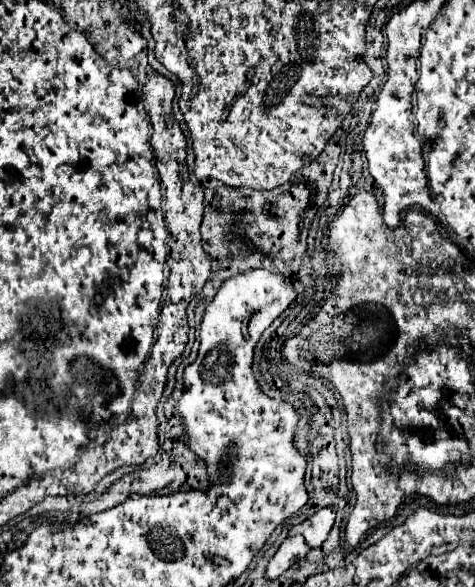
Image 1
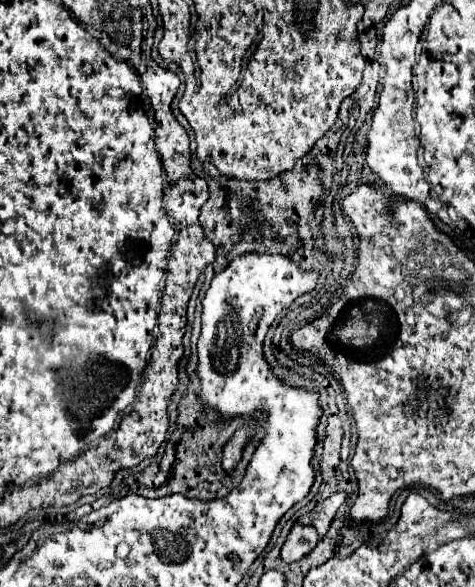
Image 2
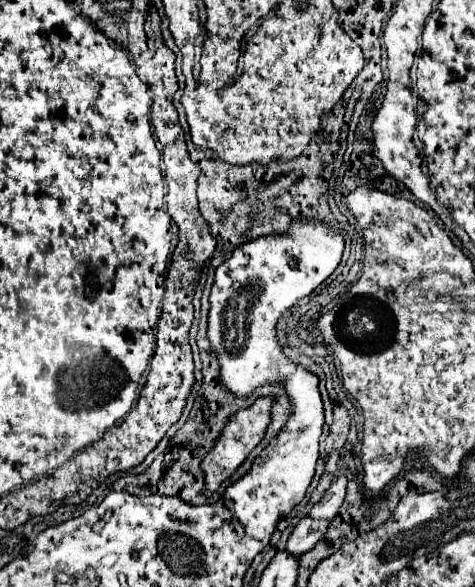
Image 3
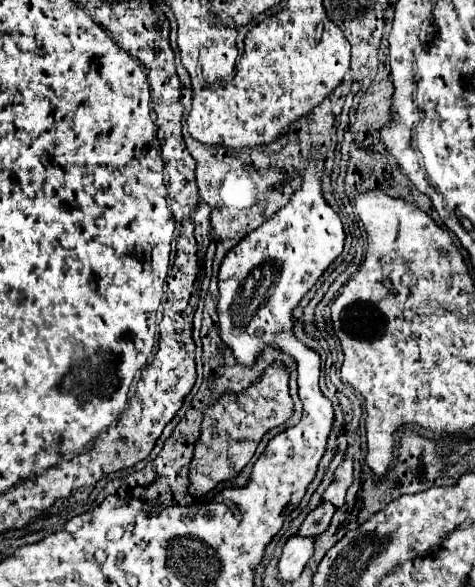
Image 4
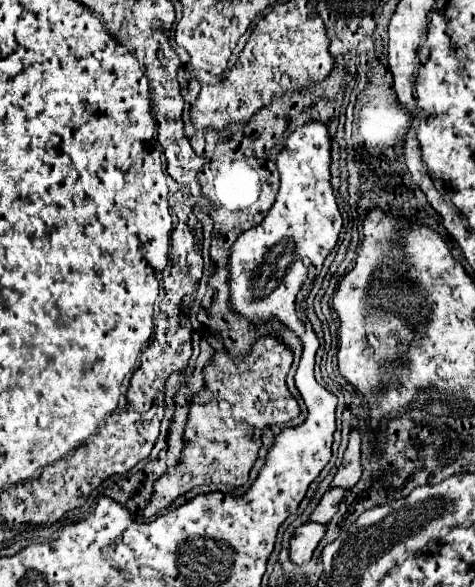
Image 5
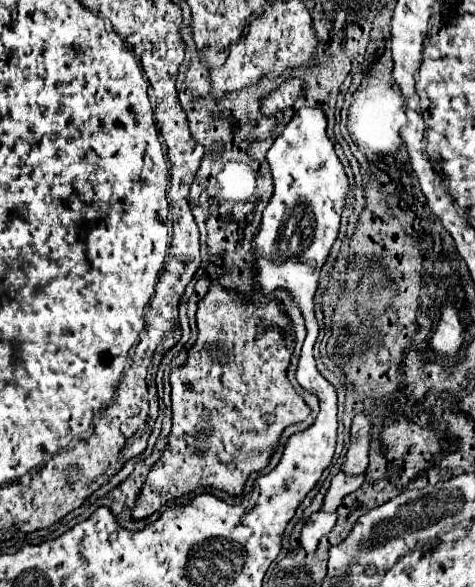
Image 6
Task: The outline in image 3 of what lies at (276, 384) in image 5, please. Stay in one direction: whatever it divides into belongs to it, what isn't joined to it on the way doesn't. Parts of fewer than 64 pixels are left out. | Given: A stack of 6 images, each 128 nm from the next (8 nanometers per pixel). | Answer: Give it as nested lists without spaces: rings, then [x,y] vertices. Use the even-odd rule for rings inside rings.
[[[260,396],[256,398],[256,402],[240,412],[236,412],[236,416],[232,416],[232,420],[228,420],[228,424],[224,426],[224,432],[220,432],[220,436],[216,438],[216,444],[212,446],[212,452],[208,452],[208,456],[204,456],[204,496],[212,496],[220,484],[230,478],[236,468],[246,460],[246,456],[260,444],[260,440],[264,438],[264,432],[270,424],[270,408],[272,408],[274,398],[272,396]]]

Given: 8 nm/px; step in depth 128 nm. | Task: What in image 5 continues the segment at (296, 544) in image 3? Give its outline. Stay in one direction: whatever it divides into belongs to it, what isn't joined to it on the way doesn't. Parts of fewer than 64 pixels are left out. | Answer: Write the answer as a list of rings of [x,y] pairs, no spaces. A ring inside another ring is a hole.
[[[330,488],[330,490],[322,496],[322,500],[320,500],[320,504],[316,506],[316,510],[312,512],[310,520],[312,520],[312,522],[320,522],[320,524],[328,524],[328,522],[332,520],[334,512],[338,510],[338,504],[340,504],[340,500],[344,498],[344,494],[346,494],[344,488]]]

